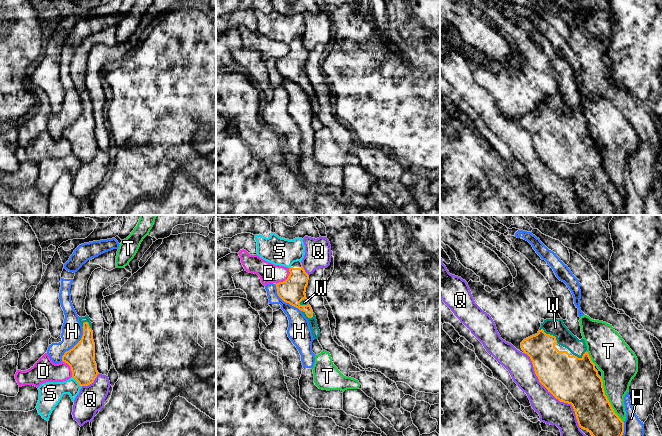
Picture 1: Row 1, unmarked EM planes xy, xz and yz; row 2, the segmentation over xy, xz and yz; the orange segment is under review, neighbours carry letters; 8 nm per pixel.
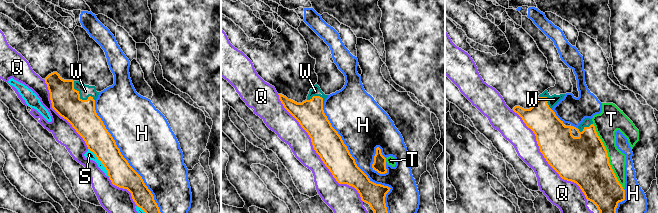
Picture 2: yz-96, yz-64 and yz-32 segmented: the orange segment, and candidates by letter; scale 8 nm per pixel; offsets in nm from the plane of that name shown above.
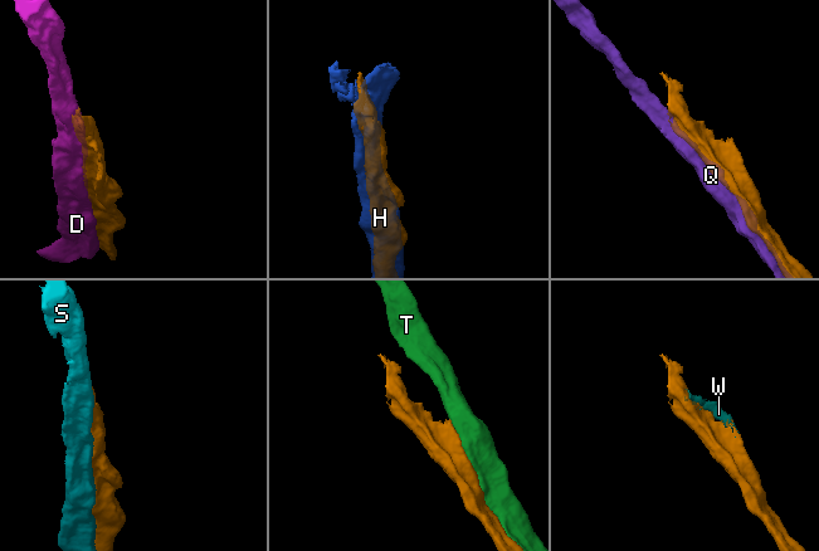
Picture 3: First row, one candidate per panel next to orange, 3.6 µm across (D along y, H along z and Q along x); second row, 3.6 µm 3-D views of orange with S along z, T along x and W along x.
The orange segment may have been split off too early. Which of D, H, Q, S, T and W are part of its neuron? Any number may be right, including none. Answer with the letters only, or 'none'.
W

